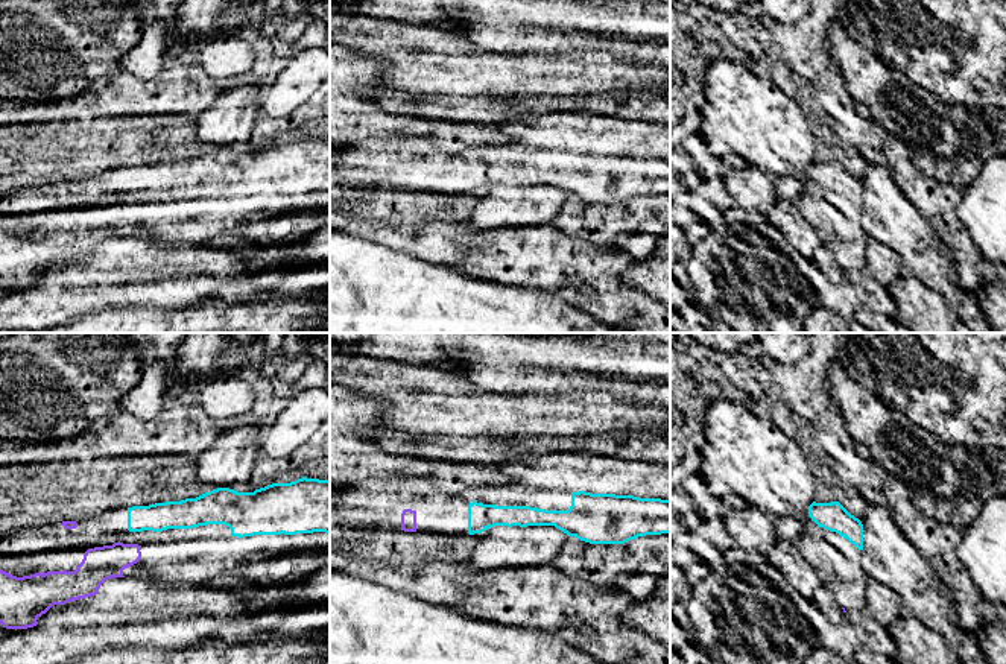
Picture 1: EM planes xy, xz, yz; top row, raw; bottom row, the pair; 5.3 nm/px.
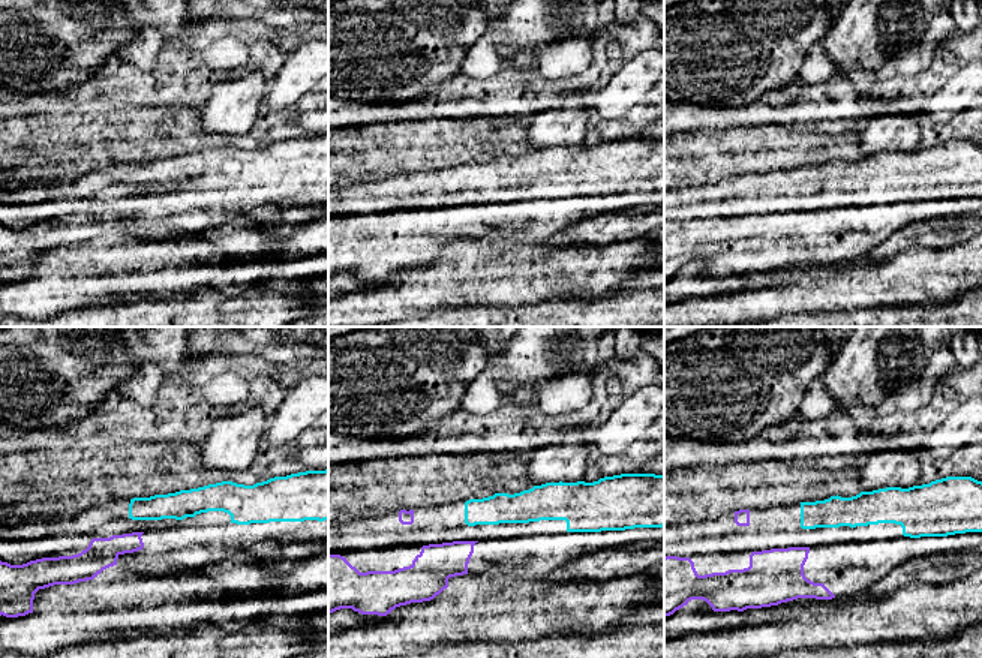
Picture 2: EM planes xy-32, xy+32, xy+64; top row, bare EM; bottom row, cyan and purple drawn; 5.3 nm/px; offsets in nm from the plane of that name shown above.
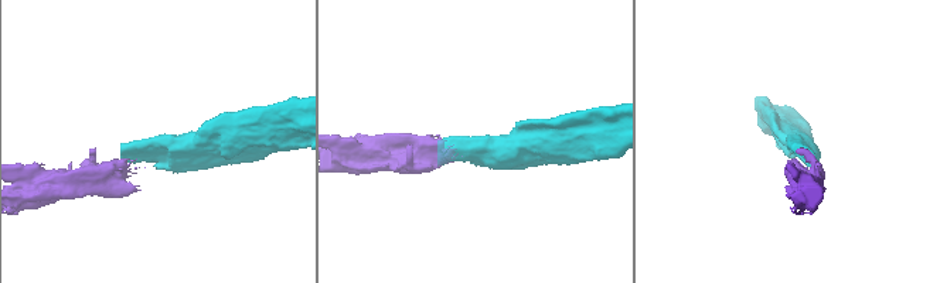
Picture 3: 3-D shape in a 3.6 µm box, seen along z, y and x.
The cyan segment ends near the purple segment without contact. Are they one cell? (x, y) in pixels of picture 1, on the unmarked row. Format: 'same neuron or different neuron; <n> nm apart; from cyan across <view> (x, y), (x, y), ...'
same neuron; 70 nm apart; from cyan across xy (129, 190), (129, 204)

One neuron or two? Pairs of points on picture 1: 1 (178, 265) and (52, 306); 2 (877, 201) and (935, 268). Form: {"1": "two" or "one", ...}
{"1": "one", "2": "one"}

